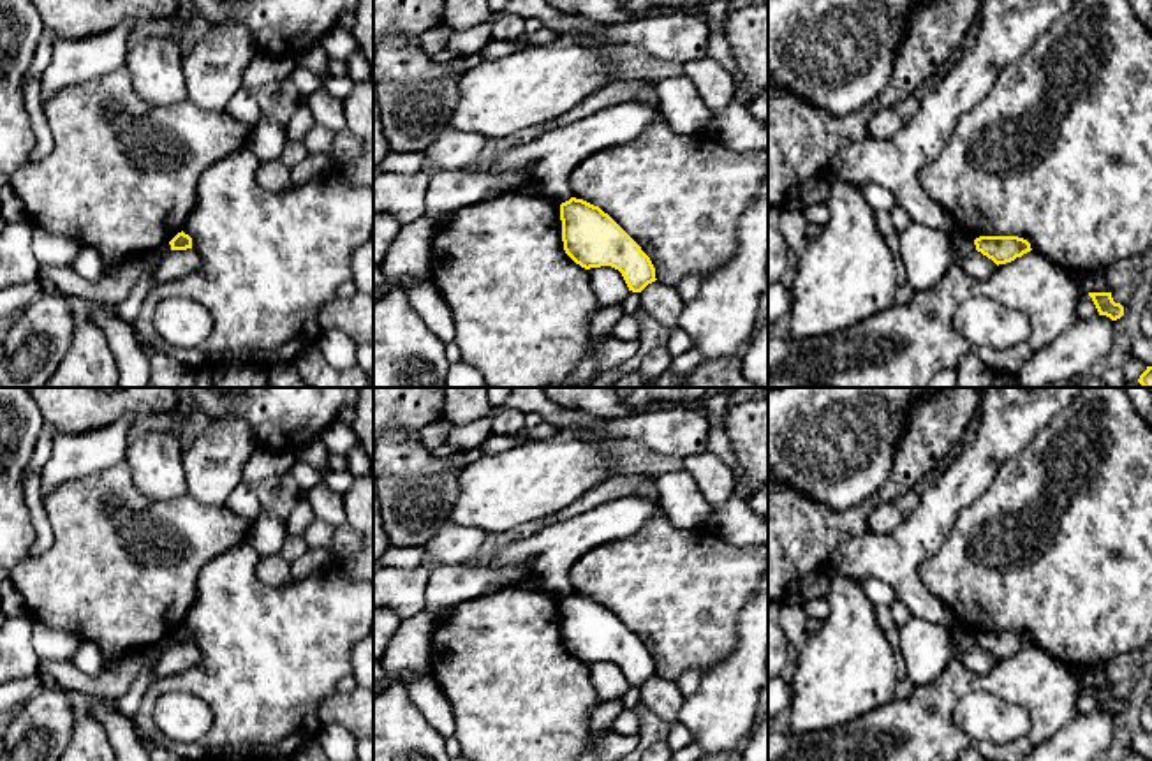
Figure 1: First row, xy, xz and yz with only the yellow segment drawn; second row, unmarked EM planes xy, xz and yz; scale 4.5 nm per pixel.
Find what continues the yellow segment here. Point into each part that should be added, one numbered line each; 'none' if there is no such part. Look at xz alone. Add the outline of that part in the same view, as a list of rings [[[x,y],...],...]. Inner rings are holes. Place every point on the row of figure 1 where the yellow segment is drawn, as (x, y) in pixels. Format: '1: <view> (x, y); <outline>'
none

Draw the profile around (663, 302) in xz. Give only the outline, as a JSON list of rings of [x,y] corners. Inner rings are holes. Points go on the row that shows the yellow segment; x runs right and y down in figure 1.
[[[659,280],[648,284],[641,292],[641,308],[669,329],[678,326],[678,317],[685,308],[685,301],[676,287],[664,285]]]

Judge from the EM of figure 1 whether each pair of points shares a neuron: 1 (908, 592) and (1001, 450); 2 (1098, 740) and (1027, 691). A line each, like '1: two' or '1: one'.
1: one
2: two

